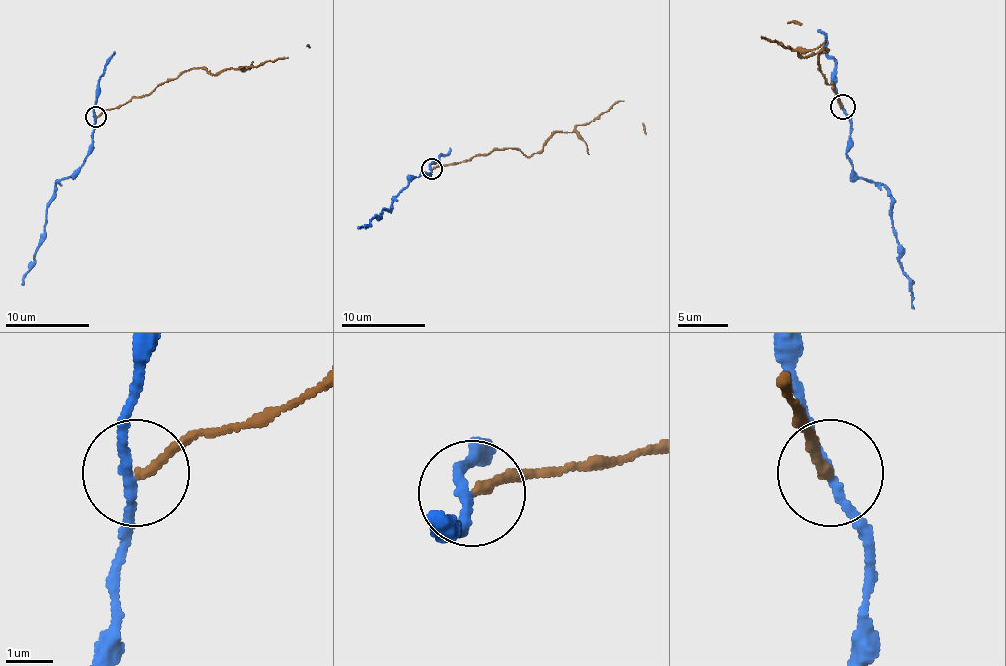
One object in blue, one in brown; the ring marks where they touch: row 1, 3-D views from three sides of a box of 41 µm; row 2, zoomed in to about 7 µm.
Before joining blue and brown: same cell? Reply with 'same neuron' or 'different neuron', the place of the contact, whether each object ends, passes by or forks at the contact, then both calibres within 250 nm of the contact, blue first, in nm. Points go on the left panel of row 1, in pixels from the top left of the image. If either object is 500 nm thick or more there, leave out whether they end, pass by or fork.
different neuron; at (96, 116); blue passes by; brown ends there; 190 nm thick on the blue side, 190 nm on the other

